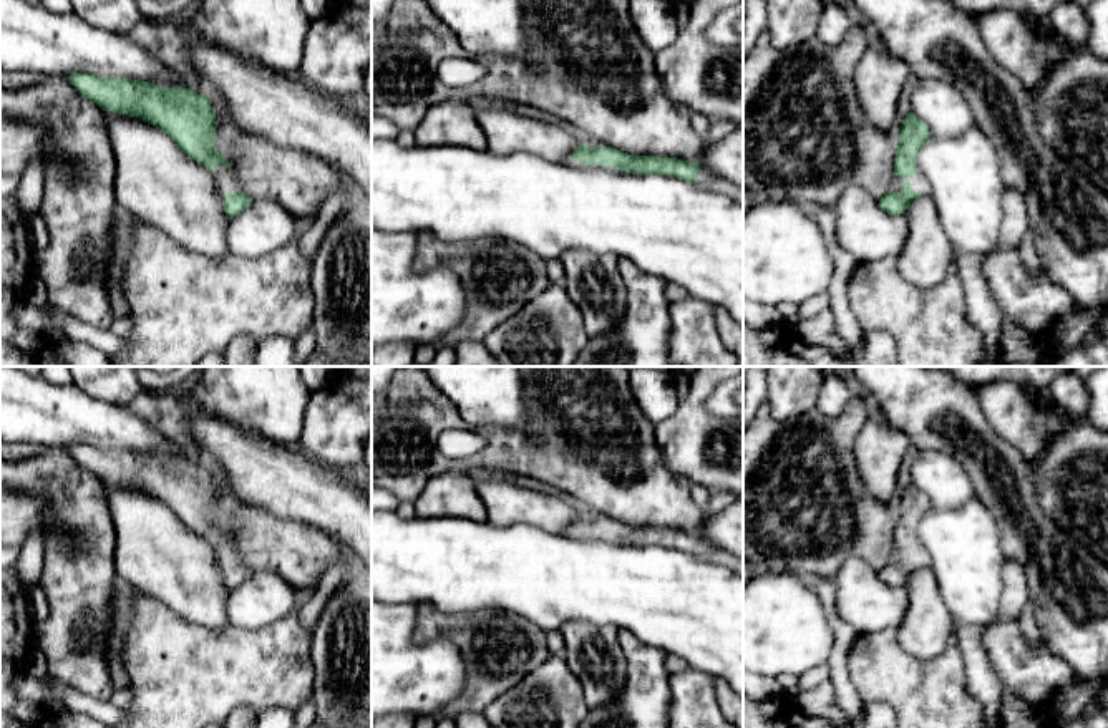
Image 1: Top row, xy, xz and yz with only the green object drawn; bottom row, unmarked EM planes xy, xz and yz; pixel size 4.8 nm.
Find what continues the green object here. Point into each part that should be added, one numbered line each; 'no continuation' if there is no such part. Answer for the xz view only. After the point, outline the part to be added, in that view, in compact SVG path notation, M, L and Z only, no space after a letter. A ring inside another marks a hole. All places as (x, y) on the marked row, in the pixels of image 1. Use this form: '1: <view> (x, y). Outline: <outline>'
1: xz (569, 160). Outline: M567 156L564 163L572 166L572 167L579 167L579 169L605 169L605 171L614 172L614 174L625 174L625 171L619 171L615 167L604 167L600 164L584 164L581 161L576 161L572 156Z

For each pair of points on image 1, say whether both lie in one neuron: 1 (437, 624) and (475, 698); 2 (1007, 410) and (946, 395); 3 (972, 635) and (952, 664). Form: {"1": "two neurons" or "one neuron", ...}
{"1": "one neuron", "2": "two neurons", "3": "two neurons"}

